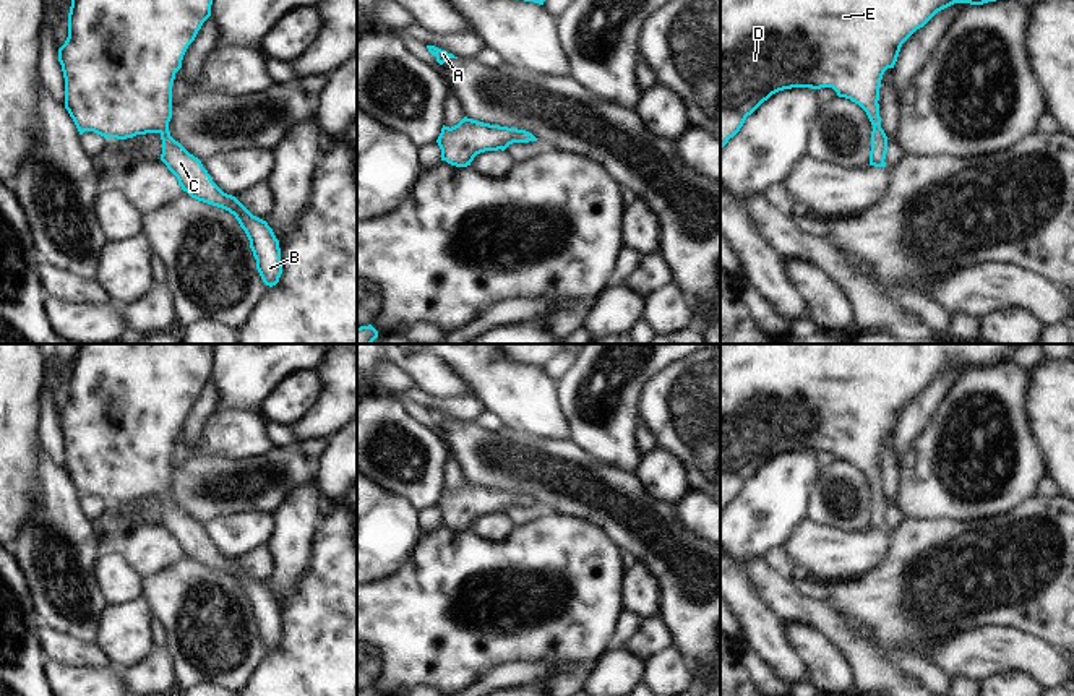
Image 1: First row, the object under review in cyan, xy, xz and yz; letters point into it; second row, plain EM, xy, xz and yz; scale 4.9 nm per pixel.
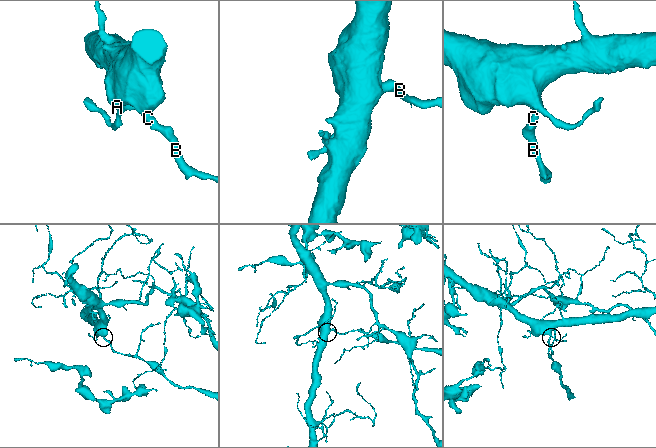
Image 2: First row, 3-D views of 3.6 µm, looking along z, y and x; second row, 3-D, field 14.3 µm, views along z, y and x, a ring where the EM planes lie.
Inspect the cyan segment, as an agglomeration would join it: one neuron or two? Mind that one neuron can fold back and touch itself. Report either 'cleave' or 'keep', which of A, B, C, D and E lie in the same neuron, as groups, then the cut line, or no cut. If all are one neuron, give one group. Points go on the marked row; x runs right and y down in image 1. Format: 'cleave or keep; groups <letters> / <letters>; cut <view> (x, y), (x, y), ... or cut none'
keep; groups A B C D E; cut none

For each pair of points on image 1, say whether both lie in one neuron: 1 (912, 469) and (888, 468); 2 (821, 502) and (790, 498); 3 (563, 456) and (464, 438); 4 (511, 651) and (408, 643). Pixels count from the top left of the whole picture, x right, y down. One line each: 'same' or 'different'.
1: different
2: different
3: same
4: same

